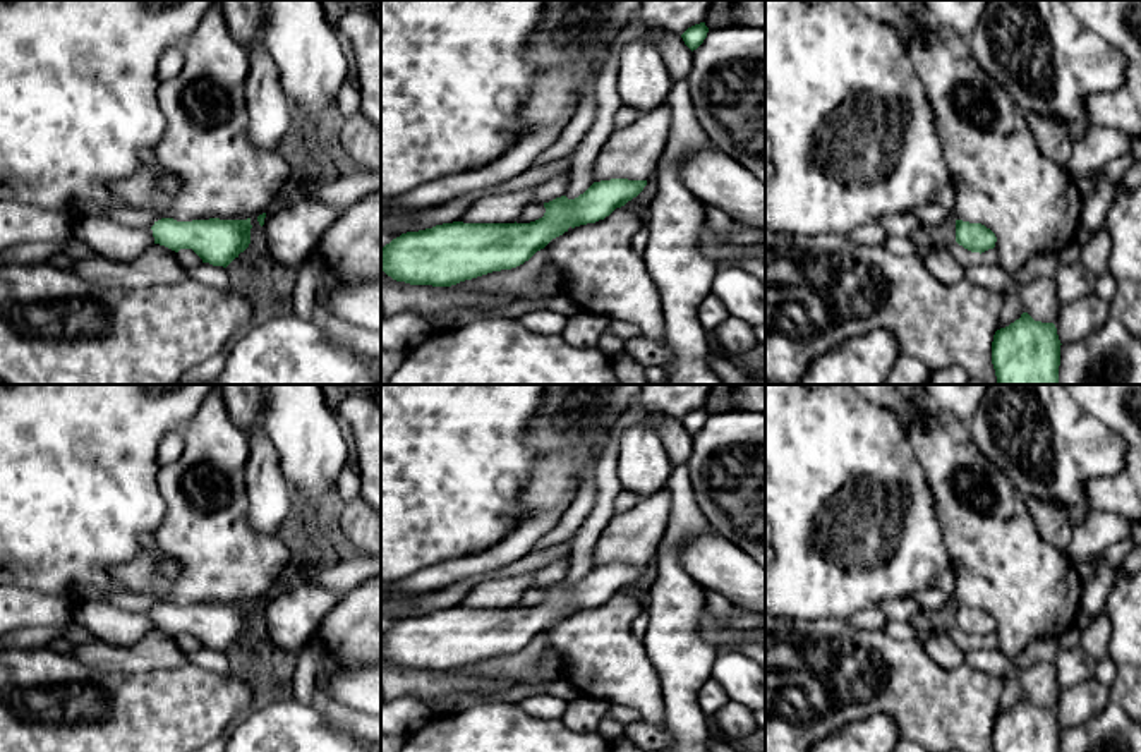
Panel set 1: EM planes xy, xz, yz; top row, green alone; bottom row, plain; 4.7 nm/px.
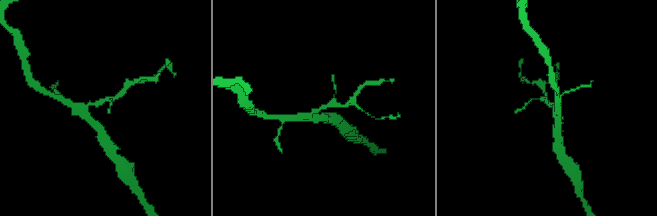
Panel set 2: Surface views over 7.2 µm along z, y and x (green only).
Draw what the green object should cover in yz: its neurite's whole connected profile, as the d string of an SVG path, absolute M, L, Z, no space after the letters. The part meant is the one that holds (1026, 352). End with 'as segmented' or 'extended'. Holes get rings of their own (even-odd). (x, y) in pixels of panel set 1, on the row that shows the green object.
M1028 312L993 335L992 364L999 385L1057 385L1060 340L1053 323L1035 321Z; as segmented

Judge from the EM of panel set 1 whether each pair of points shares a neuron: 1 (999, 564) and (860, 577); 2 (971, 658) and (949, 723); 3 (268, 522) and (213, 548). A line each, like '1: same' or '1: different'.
1: different
2: different
3: different

